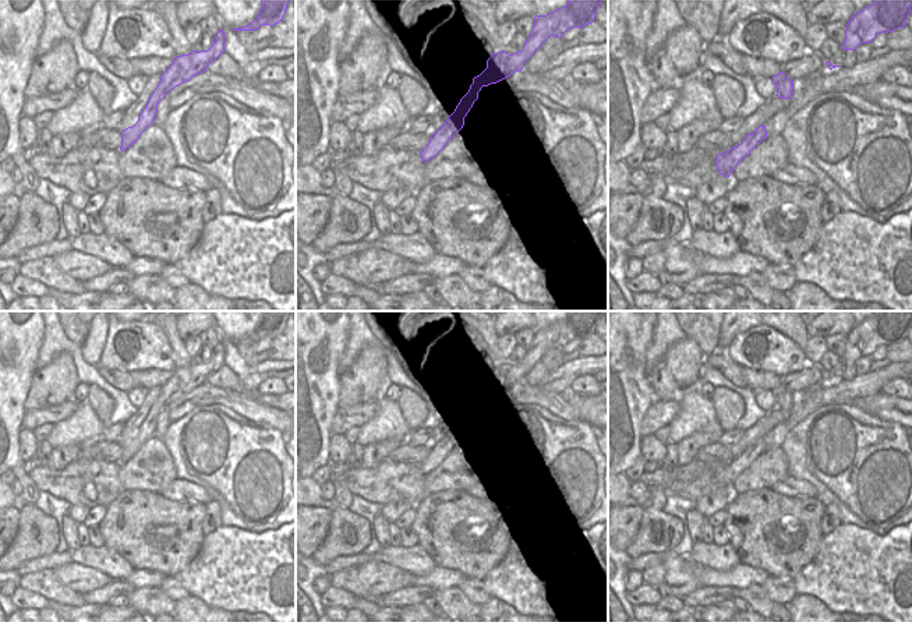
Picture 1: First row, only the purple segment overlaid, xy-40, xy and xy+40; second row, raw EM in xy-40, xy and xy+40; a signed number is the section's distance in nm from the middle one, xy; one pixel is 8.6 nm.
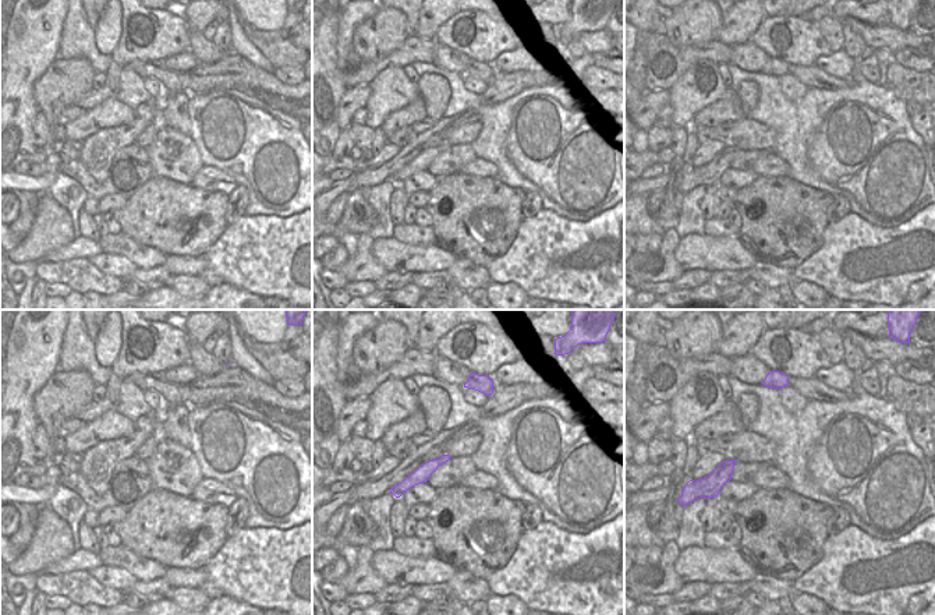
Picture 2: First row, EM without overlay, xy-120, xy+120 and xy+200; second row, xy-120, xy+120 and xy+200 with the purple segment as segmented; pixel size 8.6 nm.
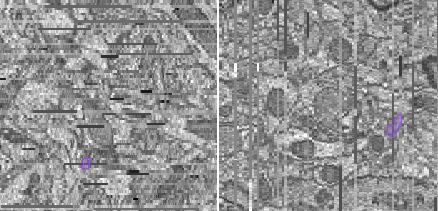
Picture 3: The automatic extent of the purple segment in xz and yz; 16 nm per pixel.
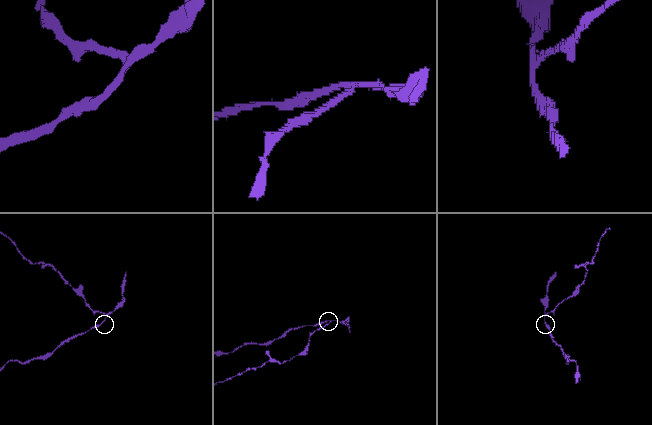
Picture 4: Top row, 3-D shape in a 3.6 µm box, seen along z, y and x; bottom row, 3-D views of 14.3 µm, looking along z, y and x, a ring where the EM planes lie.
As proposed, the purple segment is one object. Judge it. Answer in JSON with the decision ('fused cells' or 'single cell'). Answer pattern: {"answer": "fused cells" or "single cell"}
{"answer": "fused cells"}

